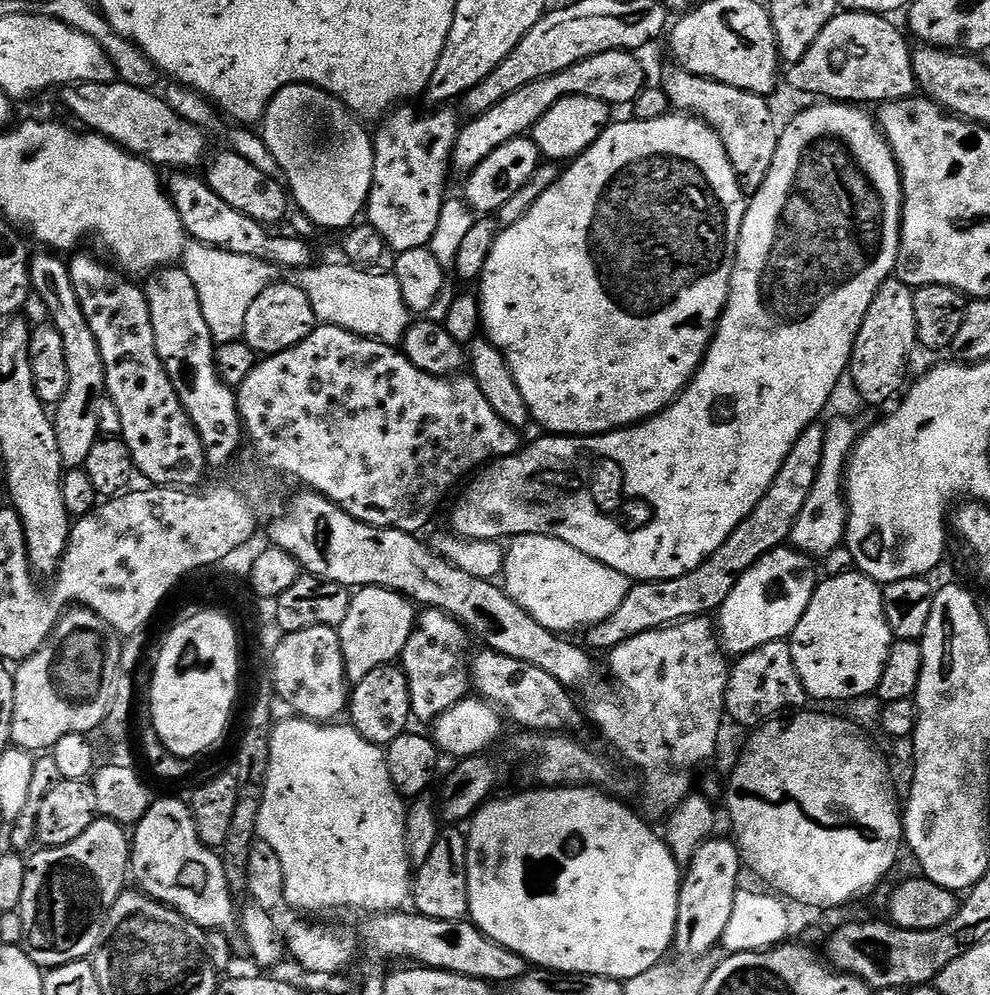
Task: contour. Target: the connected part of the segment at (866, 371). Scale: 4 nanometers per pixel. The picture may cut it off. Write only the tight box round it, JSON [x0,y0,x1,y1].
[847,278,917,404]

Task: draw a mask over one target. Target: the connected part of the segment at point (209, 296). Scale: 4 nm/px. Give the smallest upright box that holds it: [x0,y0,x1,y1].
[182,247,278,344]

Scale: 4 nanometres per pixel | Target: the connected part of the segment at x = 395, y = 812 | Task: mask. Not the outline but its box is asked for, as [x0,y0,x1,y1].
[256,719,414,914]

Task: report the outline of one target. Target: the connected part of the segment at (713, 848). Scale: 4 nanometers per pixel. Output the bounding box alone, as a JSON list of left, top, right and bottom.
[674,838,741,962]

